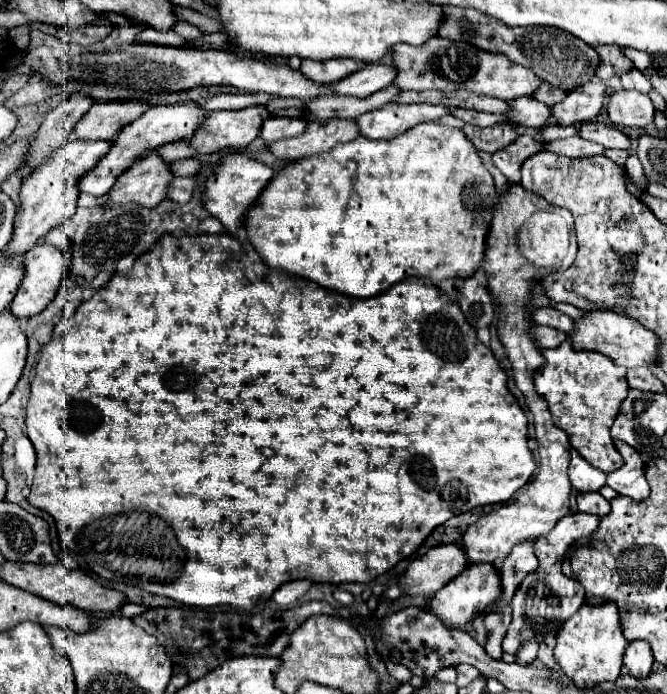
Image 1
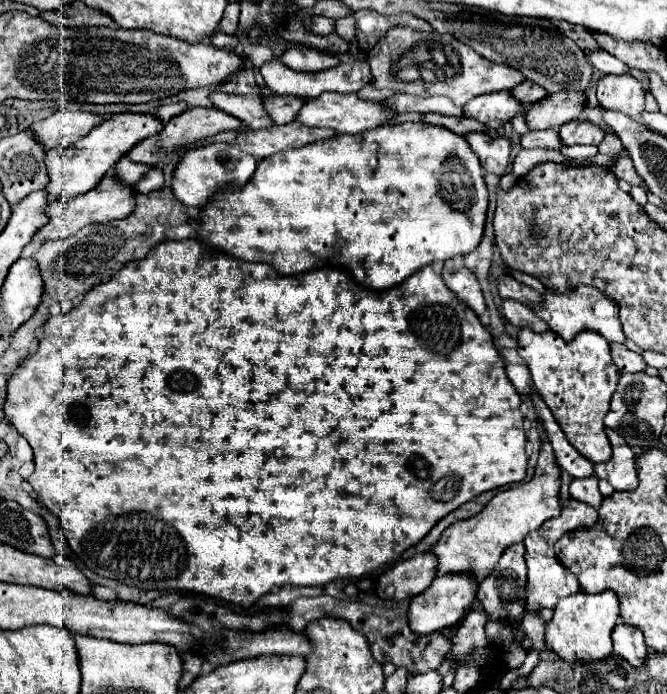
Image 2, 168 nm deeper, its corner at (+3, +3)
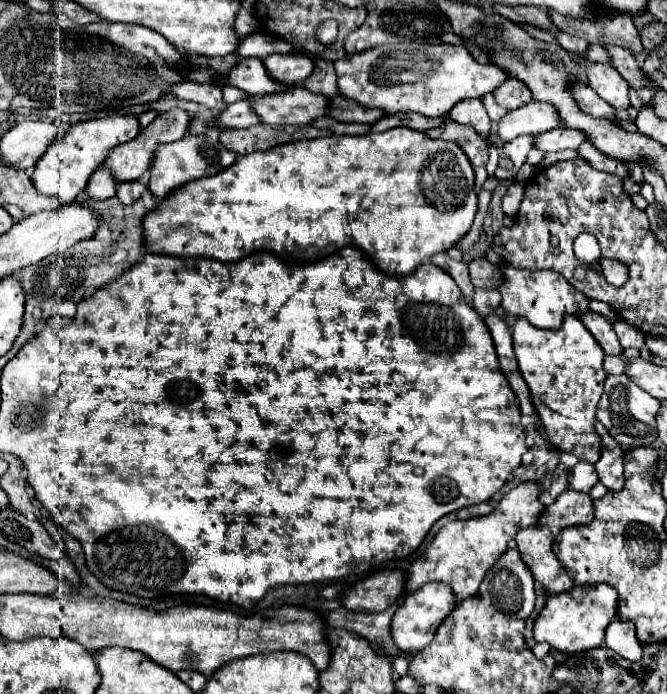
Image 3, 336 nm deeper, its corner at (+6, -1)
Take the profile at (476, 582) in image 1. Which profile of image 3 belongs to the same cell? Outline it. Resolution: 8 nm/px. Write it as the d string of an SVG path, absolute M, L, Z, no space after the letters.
M424 584L424 588L412 592L412 596L406 596L402 606L396 610L392 624L390 624L390 634L394 638L394 644L406 652L406 654L416 654L424 650L432 638L444 616L456 606L456 598L452 598L452 592L444 588L444 584Z

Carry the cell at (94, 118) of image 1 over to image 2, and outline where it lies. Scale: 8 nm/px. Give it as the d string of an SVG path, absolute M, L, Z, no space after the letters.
M61 110L45 120L35 122L31 128L39 132L39 138L43 140L43 144L47 144L47 148L67 148L75 144L75 140L87 136L87 132L99 126L99 122L101 118L91 112Z

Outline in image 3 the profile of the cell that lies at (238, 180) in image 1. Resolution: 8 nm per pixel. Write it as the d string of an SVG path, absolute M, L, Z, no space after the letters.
M186 134L184 138L170 142L170 144L158 144L158 148L154 150L152 162L150 162L150 178L148 178L148 190L156 196L156 198L166 198L172 190L176 190L178 186L184 186L186 182L204 178L204 176L214 176L216 172L228 168L232 162L236 160L234 152L228 152L216 138L208 138L206 134L200 136L192 136Z

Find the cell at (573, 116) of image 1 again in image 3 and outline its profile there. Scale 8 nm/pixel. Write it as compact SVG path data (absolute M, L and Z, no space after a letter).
M532 100L526 106L508 112L498 122L498 136L504 142L510 142L516 136L522 136L522 134L536 136L546 130L554 130L556 126L558 126L558 114L554 106L548 102Z

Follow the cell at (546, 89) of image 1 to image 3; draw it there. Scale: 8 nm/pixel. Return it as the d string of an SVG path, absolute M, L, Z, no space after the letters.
M506 78L498 88L494 88L492 94L496 104L500 104L506 110L516 110L532 100L530 88L516 78Z

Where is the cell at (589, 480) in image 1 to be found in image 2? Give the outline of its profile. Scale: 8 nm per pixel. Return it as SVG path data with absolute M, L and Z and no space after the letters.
M533 394L533 402L535 402L535 410L537 410L539 418L541 418L541 424L545 426L545 432L547 432L547 436L549 436L549 442L551 442L551 446L553 446L553 450L555 450L557 464L559 464L569 476L573 476L573 478L591 478L591 476L595 474L593 464L591 464L587 458L583 458L583 456L567 442L563 430L561 430L559 424L553 420L553 414L551 414L551 410L545 406L545 402L543 402L541 398L537 398L535 394Z

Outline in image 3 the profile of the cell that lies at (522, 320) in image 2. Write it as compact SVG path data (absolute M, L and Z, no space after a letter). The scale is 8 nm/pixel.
M474 288L474 310L484 318L500 306L500 292L492 288Z

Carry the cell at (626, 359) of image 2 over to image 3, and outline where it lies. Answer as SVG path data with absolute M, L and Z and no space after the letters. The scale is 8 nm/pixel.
M586 310L586 312L580 312L580 322L590 330L590 334L596 338L596 342L602 346L602 350L606 354L622 354L622 346L618 342L618 336L612 328L612 324L598 312L592 312L592 310Z

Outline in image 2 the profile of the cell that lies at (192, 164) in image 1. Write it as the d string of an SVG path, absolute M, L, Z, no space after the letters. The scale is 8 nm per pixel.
M123 156L123 160L119 162L119 166L115 166L115 172L123 172L123 180L135 184L135 180L139 180L139 176L145 176L153 166L147 164L137 164L133 160L129 160L127 156Z

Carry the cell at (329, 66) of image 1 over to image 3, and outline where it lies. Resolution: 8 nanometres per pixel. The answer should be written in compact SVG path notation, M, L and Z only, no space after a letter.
M268 54L262 62L268 74L282 84L302 84L314 70L314 60L304 54Z

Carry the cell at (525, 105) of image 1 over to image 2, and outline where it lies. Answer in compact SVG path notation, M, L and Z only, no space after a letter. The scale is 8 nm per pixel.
M493 92L487 96L477 96L465 106L465 116L479 120L493 130L501 128L517 114L525 114L525 110L513 98L511 92Z

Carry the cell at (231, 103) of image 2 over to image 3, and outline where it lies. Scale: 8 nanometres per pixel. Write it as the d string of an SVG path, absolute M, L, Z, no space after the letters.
M182 80L178 84L170 86L170 92L176 94L182 100L190 100L190 102L200 102L204 106L208 106L214 112L220 112L224 104L222 100L222 90L220 88L212 88L212 84L200 84L200 82L190 82L190 80Z

